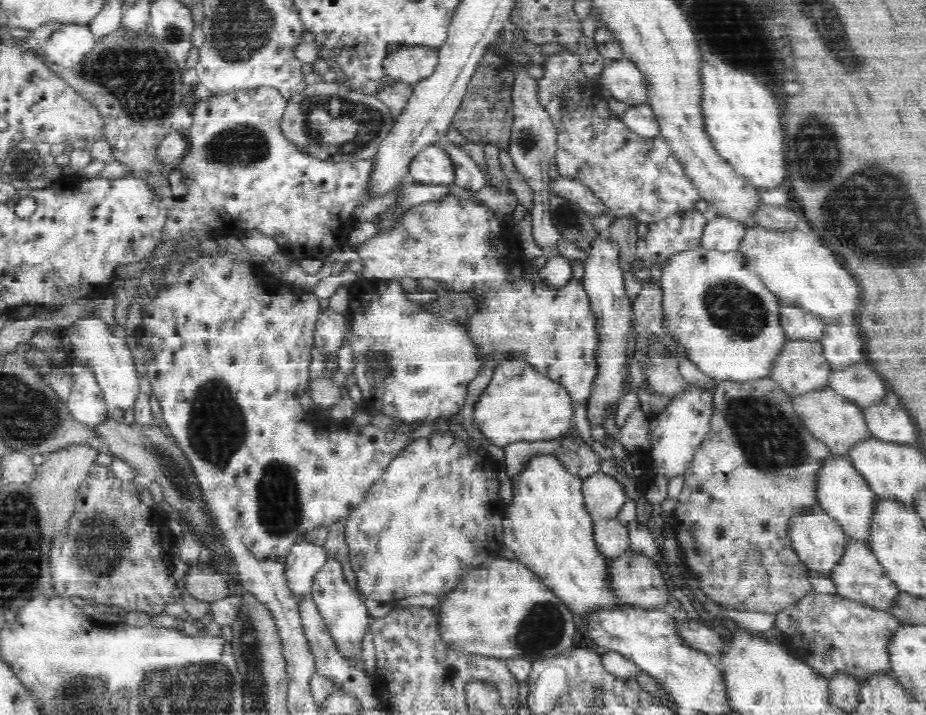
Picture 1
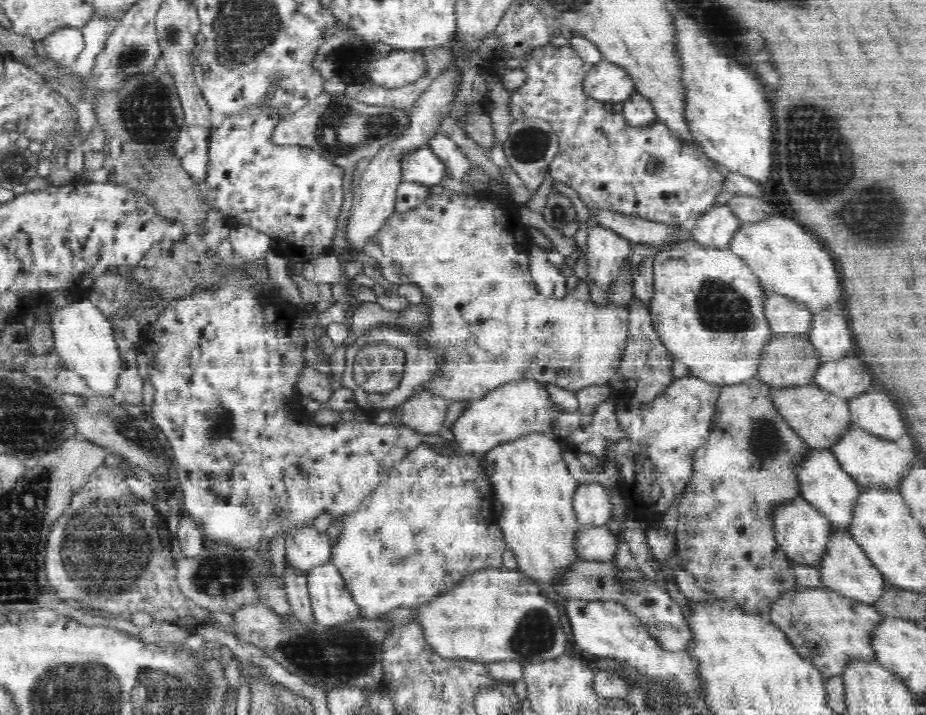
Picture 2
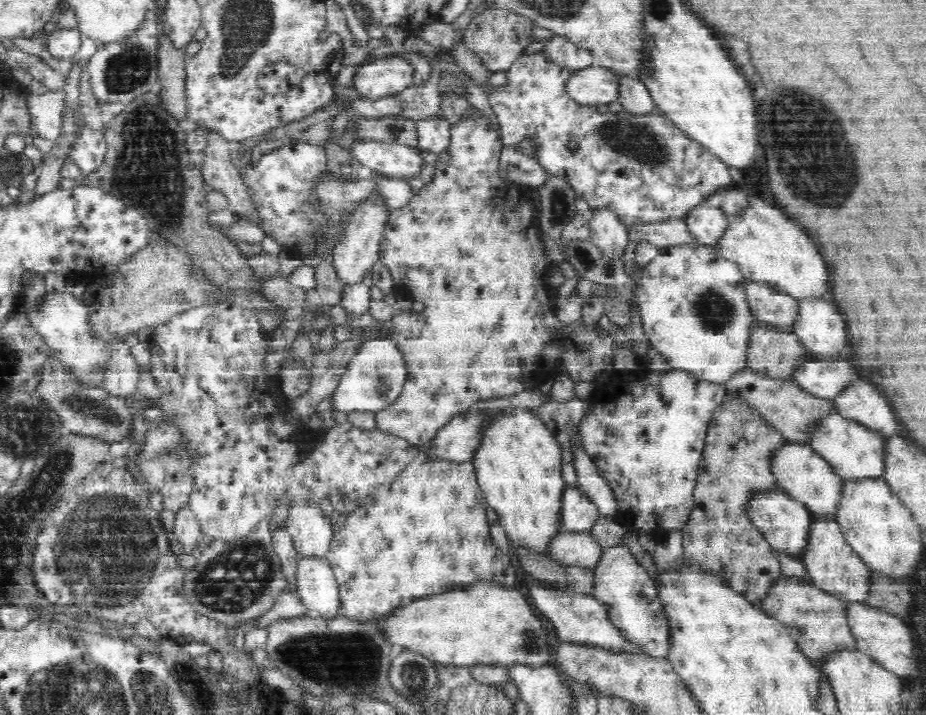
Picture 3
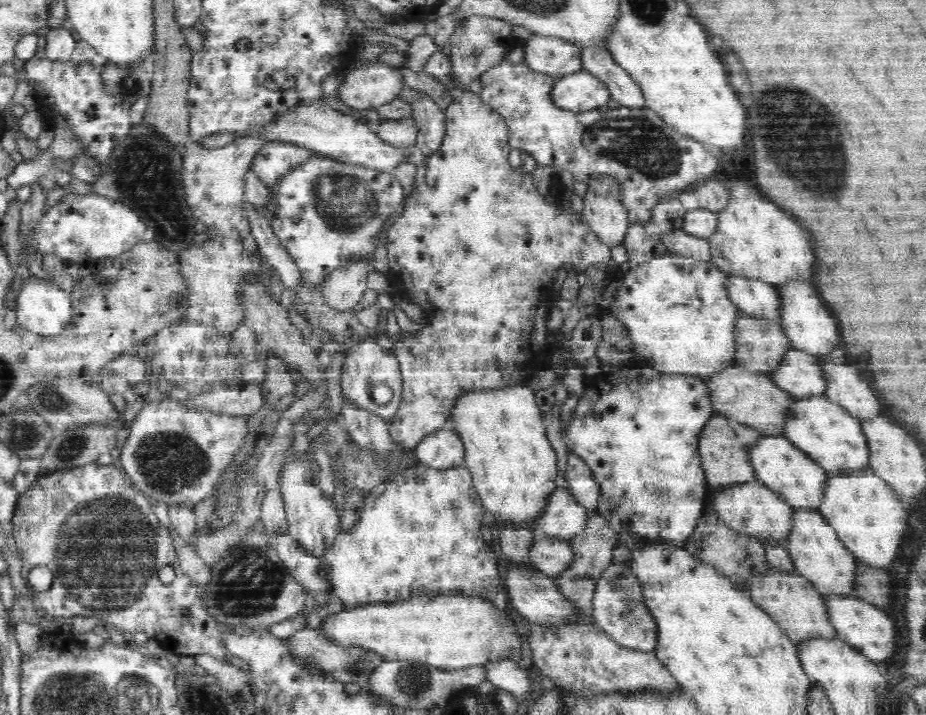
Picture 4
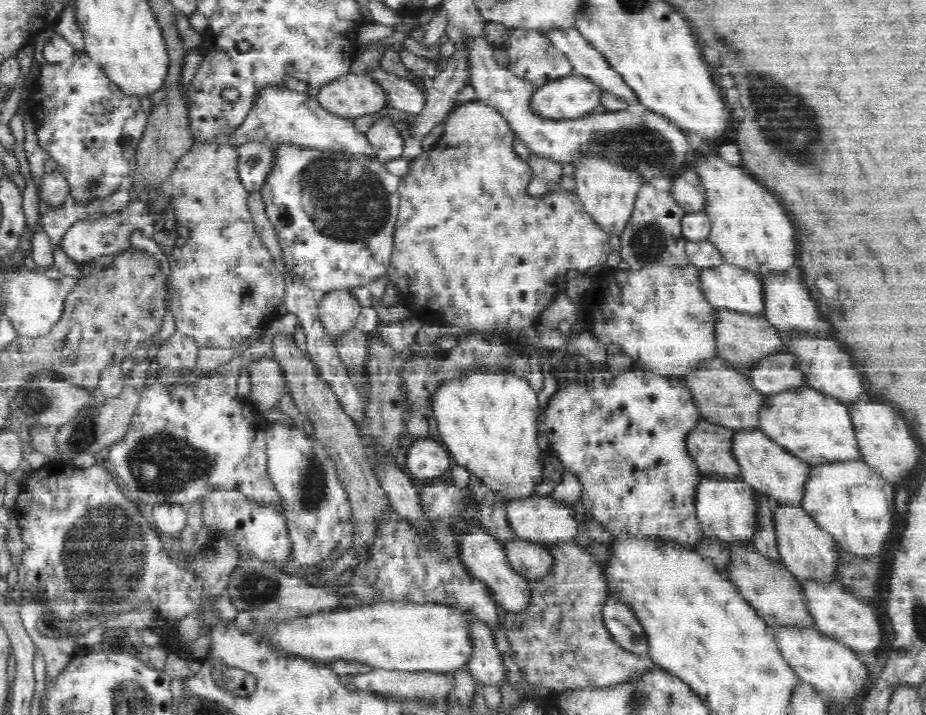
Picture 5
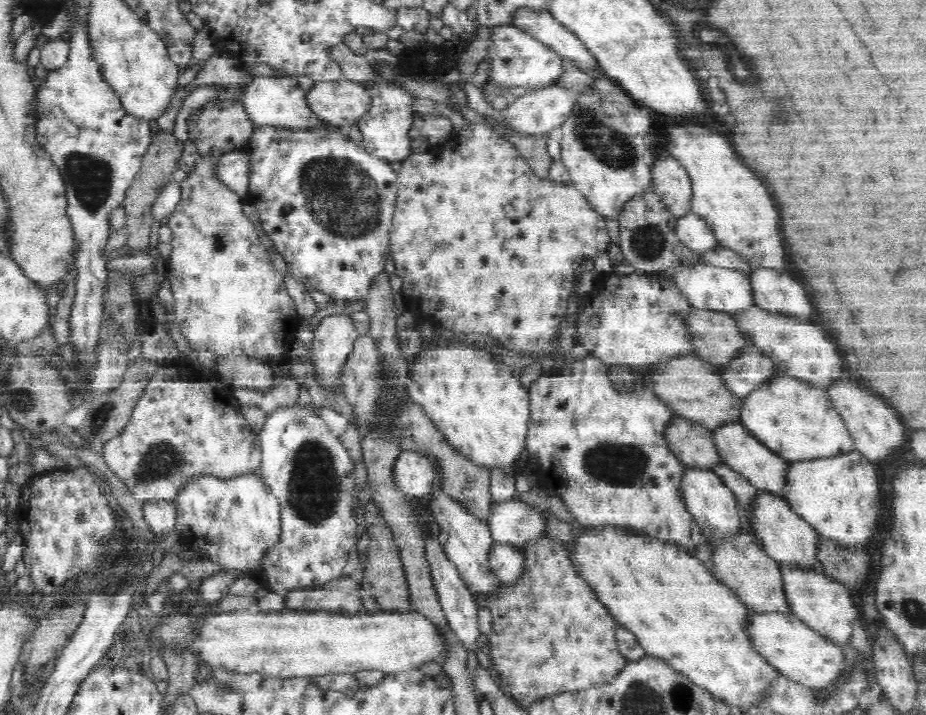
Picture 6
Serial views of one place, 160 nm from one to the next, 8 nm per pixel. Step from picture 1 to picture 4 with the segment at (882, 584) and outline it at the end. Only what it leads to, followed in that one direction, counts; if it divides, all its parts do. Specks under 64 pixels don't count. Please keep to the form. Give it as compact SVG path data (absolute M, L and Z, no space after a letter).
M797 508L794 532L786 549L794 561L795 571L811 580L817 591L824 596L852 596L856 592L859 560L818 510Z

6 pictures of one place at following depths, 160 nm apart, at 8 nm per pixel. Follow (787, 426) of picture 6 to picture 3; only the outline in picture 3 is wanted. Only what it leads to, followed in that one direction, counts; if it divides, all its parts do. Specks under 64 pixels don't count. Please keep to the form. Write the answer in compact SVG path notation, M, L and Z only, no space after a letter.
M834 414L813 436L812 442L808 442L814 451L822 454L826 461L834 467L834 470L846 481L857 481L862 479L880 479L889 467L889 446L885 436L870 431L862 425L847 420Z

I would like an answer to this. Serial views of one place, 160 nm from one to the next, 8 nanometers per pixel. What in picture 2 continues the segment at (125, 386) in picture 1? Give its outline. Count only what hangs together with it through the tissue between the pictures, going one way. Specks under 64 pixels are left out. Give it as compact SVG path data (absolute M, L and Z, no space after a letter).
M83 299L67 307L53 310L49 321L53 323L54 350L62 357L67 368L77 372L94 390L94 397L117 400L121 391L121 374L125 368L120 344L117 343L112 323L94 303Z

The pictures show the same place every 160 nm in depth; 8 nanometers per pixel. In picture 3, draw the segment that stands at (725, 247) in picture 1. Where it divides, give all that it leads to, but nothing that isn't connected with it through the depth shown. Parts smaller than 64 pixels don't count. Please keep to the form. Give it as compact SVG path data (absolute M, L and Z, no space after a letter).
M704 203L686 216L685 221L694 244L717 245L729 227L731 216L725 214L720 206Z

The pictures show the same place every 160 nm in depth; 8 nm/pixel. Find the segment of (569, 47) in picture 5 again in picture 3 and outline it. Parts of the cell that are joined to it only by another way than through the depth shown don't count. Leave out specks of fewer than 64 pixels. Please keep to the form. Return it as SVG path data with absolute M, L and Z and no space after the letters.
M626 77L620 79L621 95L617 101L623 106L624 111L636 117L659 111L648 87L642 81Z

